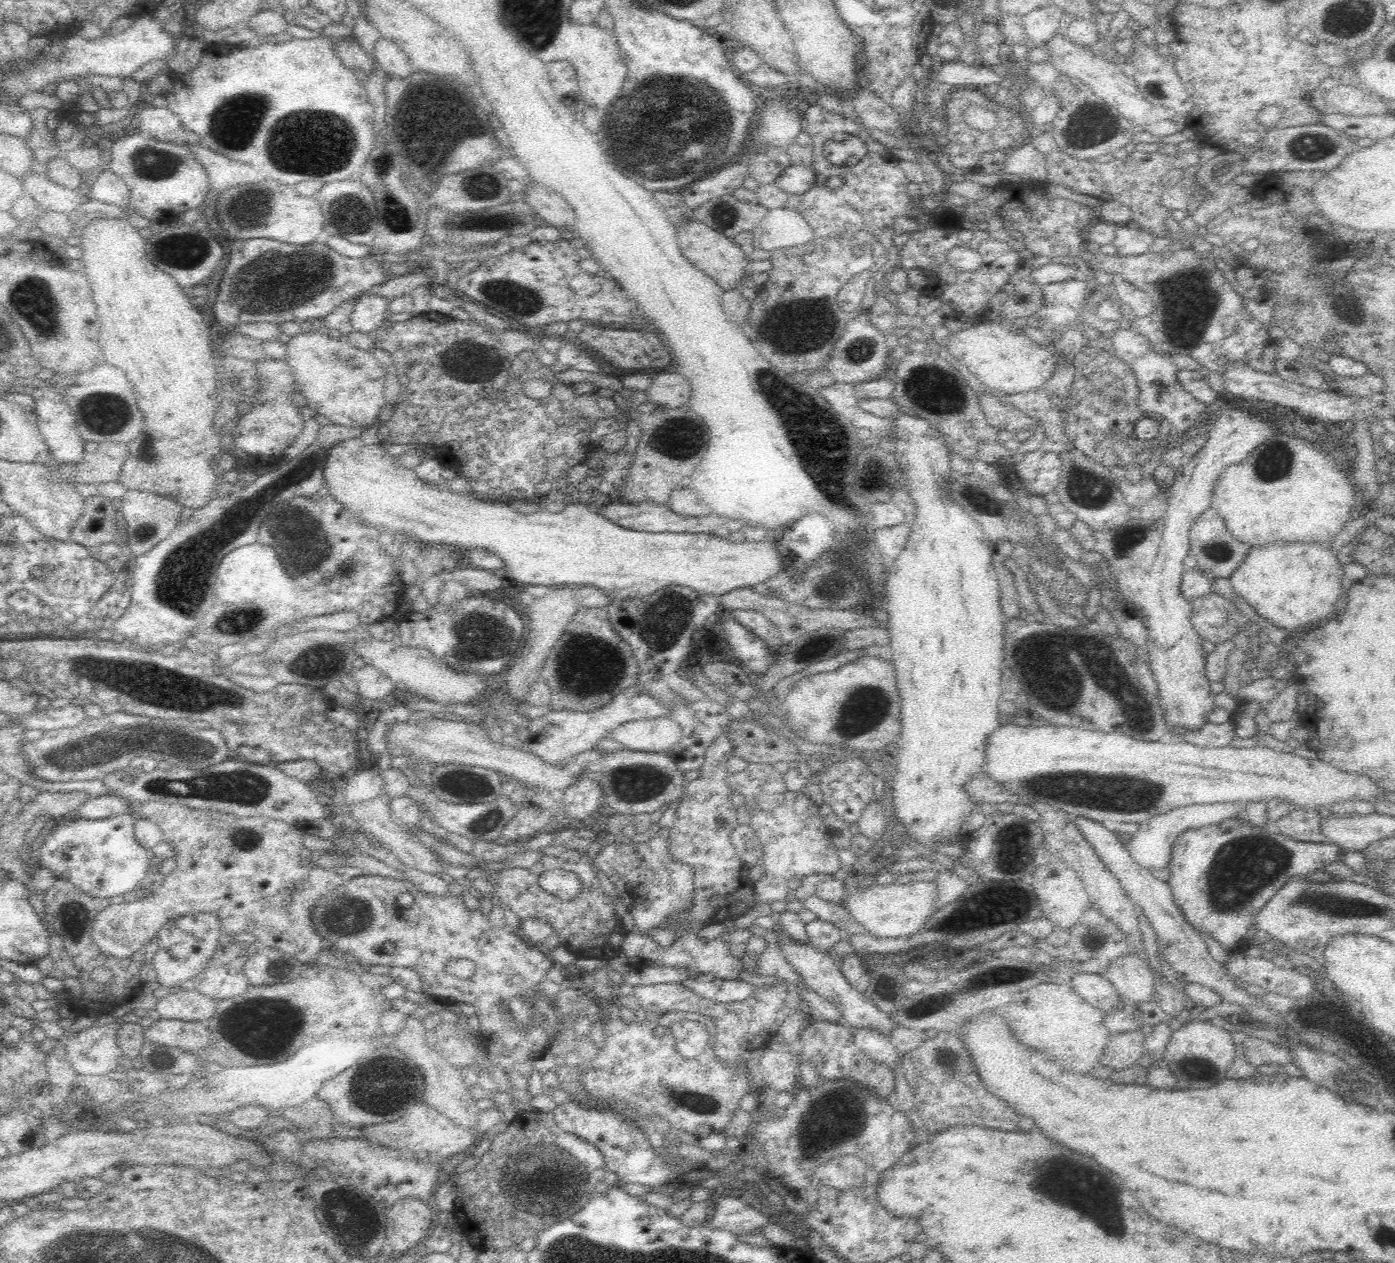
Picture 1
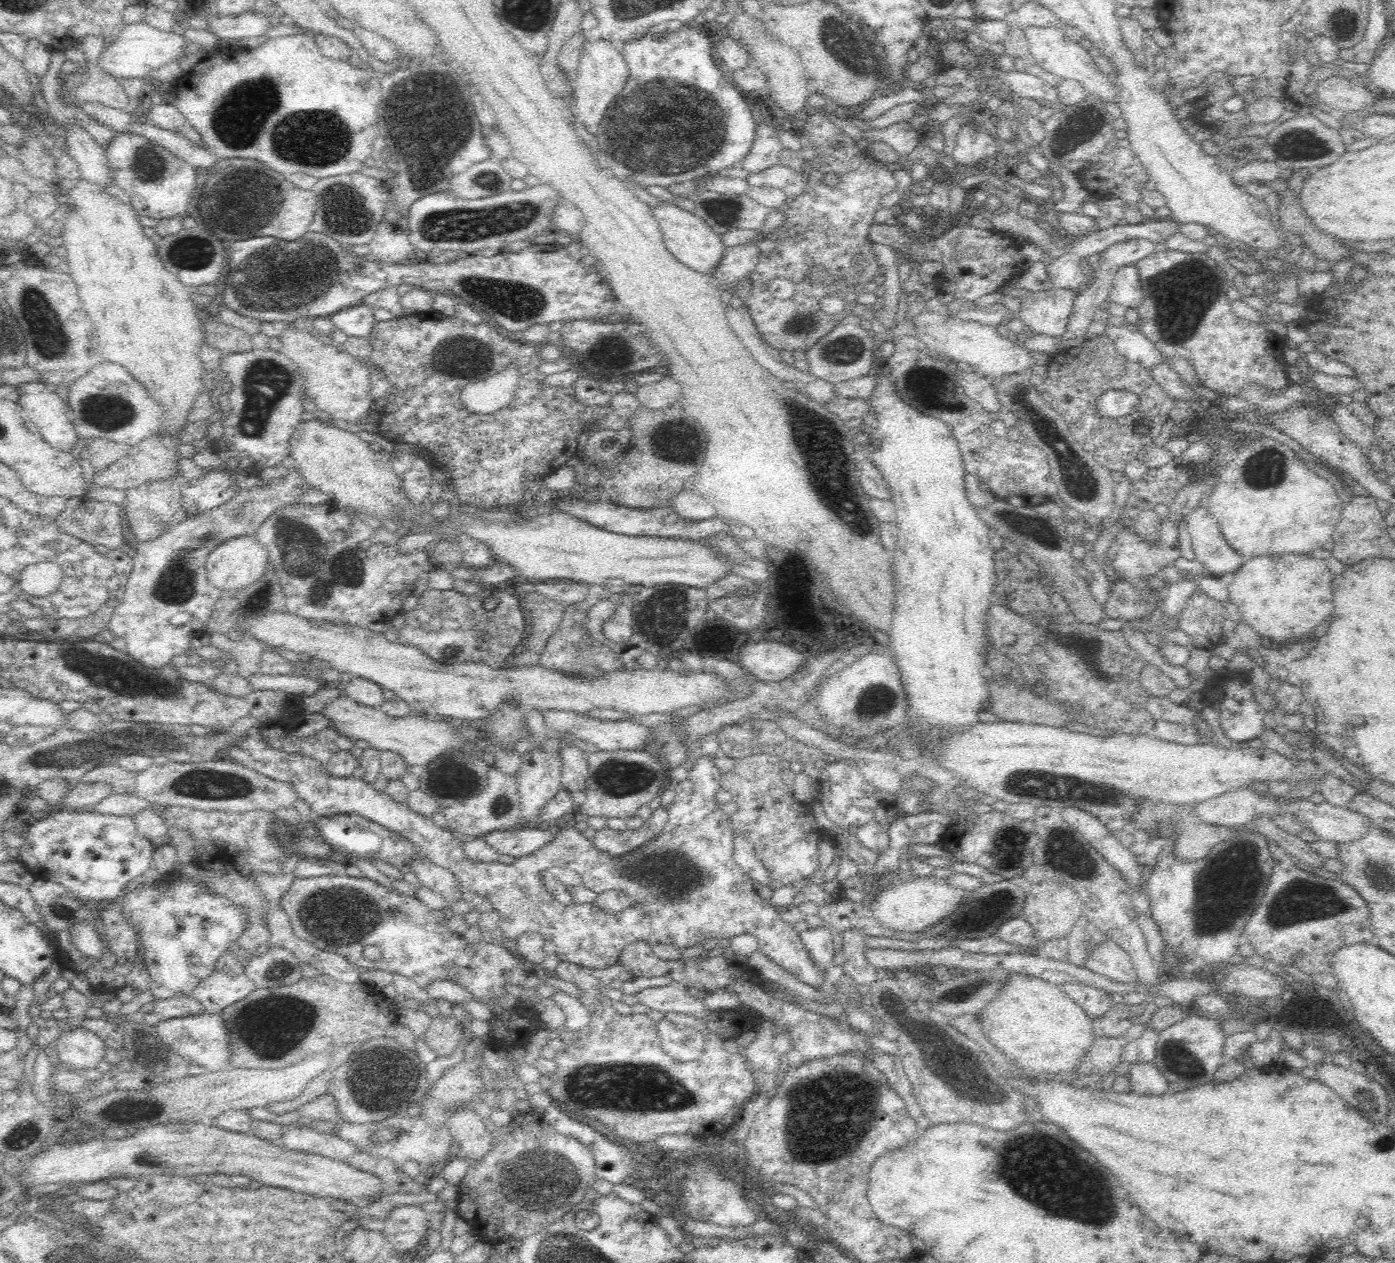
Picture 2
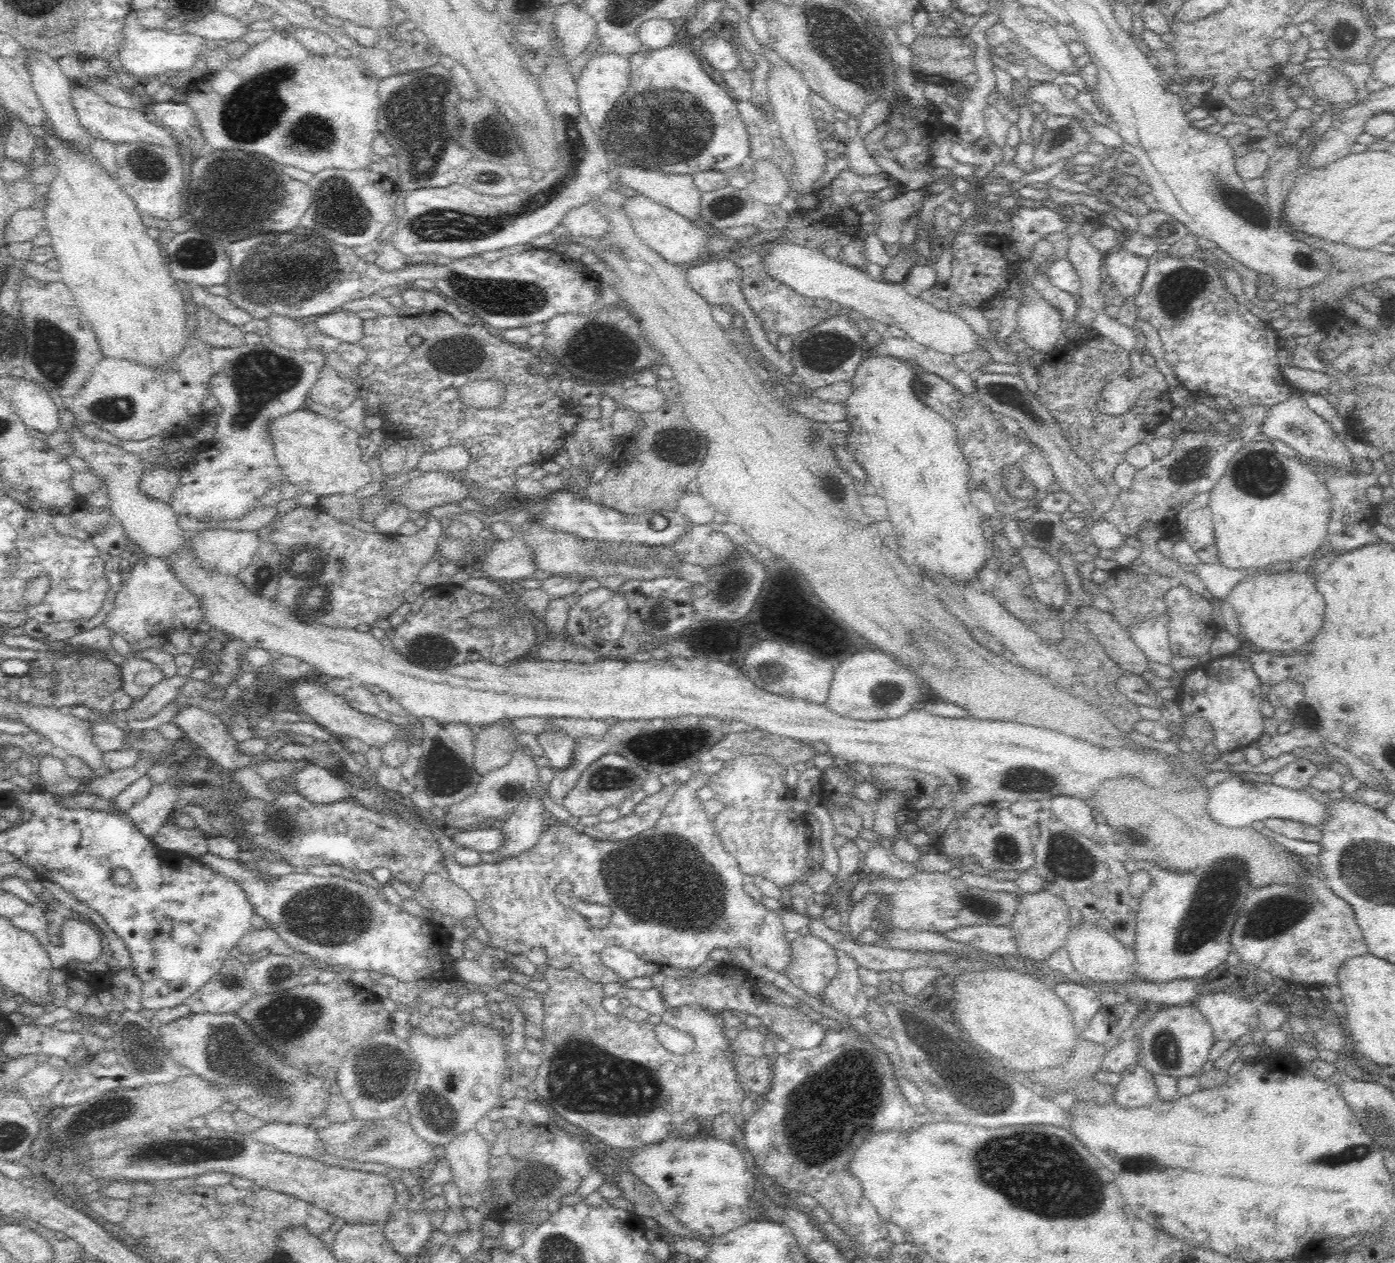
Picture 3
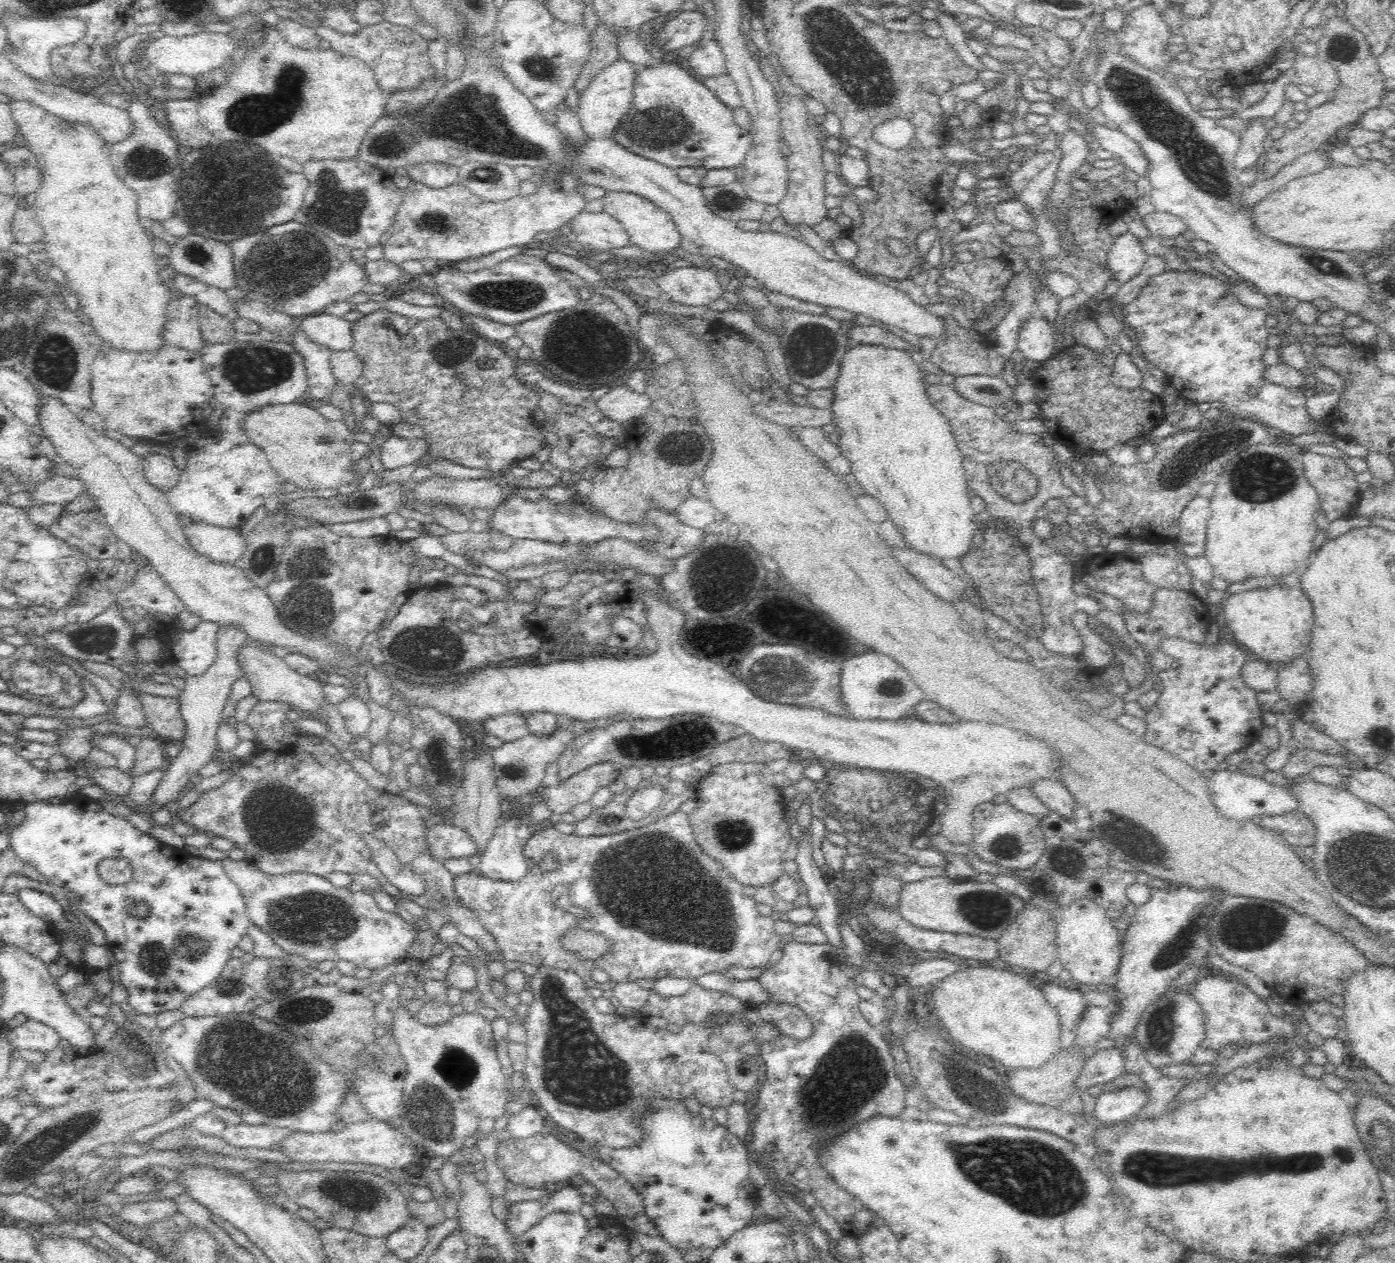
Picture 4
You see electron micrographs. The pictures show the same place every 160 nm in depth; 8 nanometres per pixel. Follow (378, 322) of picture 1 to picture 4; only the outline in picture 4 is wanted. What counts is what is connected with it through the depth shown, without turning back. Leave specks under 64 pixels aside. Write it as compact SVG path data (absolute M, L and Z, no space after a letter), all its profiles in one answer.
M322 312L299 319L298 335L310 337L334 351L353 349L353 324L342 316Z

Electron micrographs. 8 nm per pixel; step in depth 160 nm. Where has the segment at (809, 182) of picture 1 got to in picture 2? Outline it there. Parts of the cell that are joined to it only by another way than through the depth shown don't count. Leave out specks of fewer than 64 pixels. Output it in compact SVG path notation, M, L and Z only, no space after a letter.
M780 164L758 174L749 175L746 179L751 187L767 186L784 191L788 203L798 198L808 188L809 183L808 171L798 172Z

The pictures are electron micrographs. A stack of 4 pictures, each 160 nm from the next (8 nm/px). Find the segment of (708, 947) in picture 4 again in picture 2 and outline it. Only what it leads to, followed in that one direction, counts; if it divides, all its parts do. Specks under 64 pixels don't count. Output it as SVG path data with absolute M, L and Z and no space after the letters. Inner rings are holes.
M251 732L247 735L244 735L240 738L234 740L233 744L228 747L223 753L223 757L227 758L230 761L238 762L248 768L252 768L252 770L256 771L256 773L260 773L264 775L264 777L270 777L276 779L276 781L289 782L294 790L298 793L299 798L302 802L306 802L308 806L310 806L311 812L316 814L319 817L333 817L336 815L360 815L373 823L376 823L391 832L395 832L399 836L403 836L406 838L408 842L410 842L418 854L422 854L427 856L434 864L438 866L442 866L452 871L452 874L457 878L458 884L464 886L470 892L474 892L478 896L479 900L489 899L492 901L493 908L500 912L501 923L498 926L498 929L501 930L502 936L505 941L513 944L515 938L518 938L520 934L524 934L524 932L539 932L544 936L545 940L550 940L556 944L555 953L560 958L561 962L572 962L574 964L578 964L580 966L585 966L586 968L606 968L606 966L612 966L616 964L619 960L619 956L621 952L625 949L625 947L631 946L632 942L636 942L636 940L643 940L646 942L648 946L652 946L659 942L670 942L670 944L676 944L678 948L686 948L688 946L696 946L698 942L700 942L700 938L710 938L713 936L714 938L734 938L734 936L738 936L738 934L744 934L744 932L748 934L753 934L758 939L758 950L761 950L763 954L767 956L769 960L774 961L778 966L787 970L792 976L796 977L799 982L806 984L808 986L812 986L813 989L820 989L822 984L826 980L827 972L826 970L821 970L817 964L813 961L812 955L806 950L804 943L801 941L800 932L796 931L793 926L790 926L788 923L784 922L777 912L774 905L768 899L762 899L760 895L758 895L757 890L752 887L752 880L748 878L748 874L746 872L742 872L742 868L734 862L734 858L732 858L732 838L734 838L734 834L732 834L732 830L730 830L730 818L728 818L728 814L720 808L720 804L716 802L716 792L720 790L720 774L721 770L719 770L716 766L715 758L718 758L720 754L714 755L705 755L702 756L694 765L693 768L689 770L688 778L684 780L684 782L676 783L674 786L675 797L673 803L667 809L668 820L666 823L666 828L664 828L664 832L654 840L654 842L650 842L650 844L646 844L642 850L636 850L634 853L630 853L620 857L619 859L612 859L606 855L604 852L599 852L593 846L593 842L588 840L583 836L583 833L578 832L578 830L574 830L574 828L562 829L561 831L554 836L554 840L544 846L544 848L540 848L538 852L532 853L529 855L524 855L523 857L517 858L513 864L505 864L499 861L496 862L478 862L474 860L470 860L466 853L464 853L464 839L459 837L455 832L450 832L446 830L442 830L442 828L438 828L438 826L432 821L432 819L424 818L422 815L416 814L410 810L410 807L406 803L396 803L396 801L392 801L392 799L384 792L381 793L377 791L373 785L369 785L366 783L362 783L361 780L358 780L353 777L349 778L337 778L331 776L324 768L323 765L316 761L315 759L302 756L300 754L295 753L284 753L275 750L274 748L269 748L265 744L265 740L254 732ZM552 866L562 866L569 867L572 870L575 870L580 874L583 880L583 885L588 888L588 890L593 890L594 892L604 892L606 890L610 890L610 888L615 888L616 890L621 890L621 892L625 892L628 896L635 898L637 902L639 902L635 907L627 908L620 913L610 912L609 910L605 910L605 908L601 908L599 898L593 900L588 903L575 903L572 904L562 904L560 901L556 900L550 893L544 890L542 886L542 878L540 872L542 870L546 870L546 868L550 868Z

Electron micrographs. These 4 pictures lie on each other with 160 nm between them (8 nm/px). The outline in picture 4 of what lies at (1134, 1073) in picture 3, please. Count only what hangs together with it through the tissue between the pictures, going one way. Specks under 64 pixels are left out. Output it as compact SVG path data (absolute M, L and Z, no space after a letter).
M1109 1087L1097 1097L1092 1117L1098 1123L1124 1122L1136 1117L1147 1103L1148 1093L1141 1087Z

